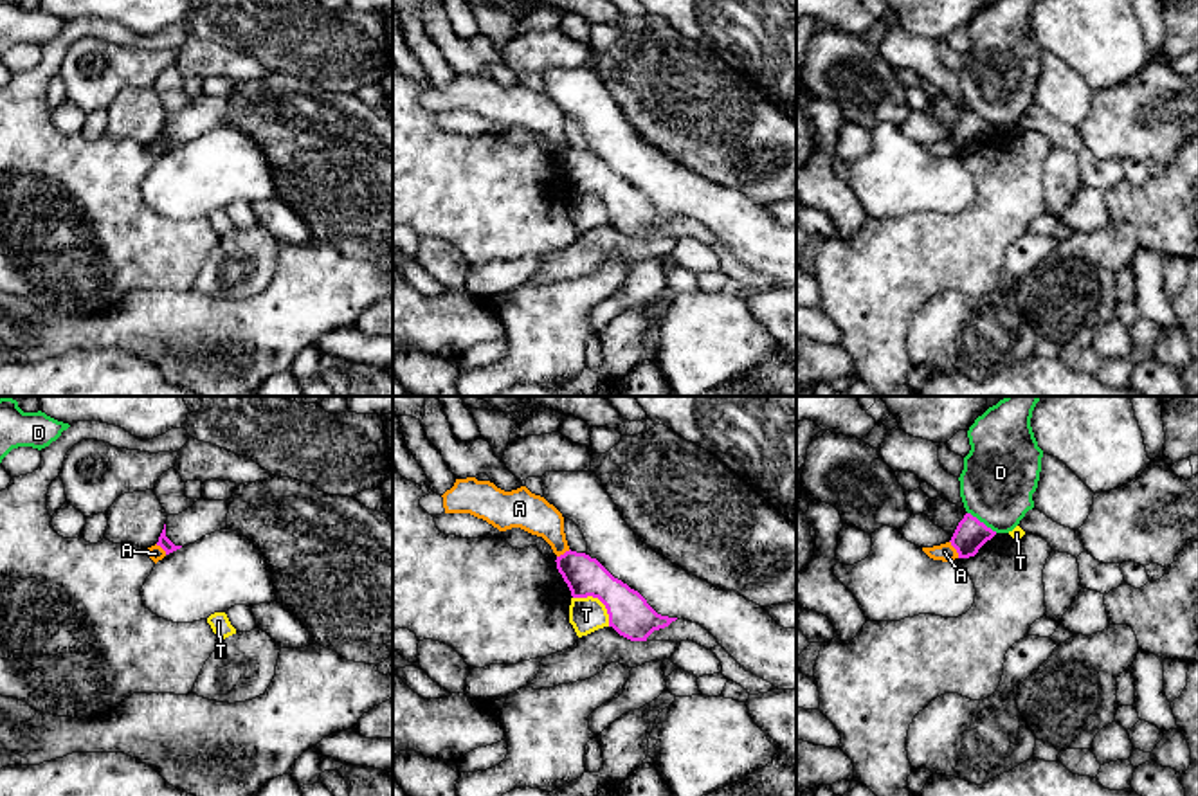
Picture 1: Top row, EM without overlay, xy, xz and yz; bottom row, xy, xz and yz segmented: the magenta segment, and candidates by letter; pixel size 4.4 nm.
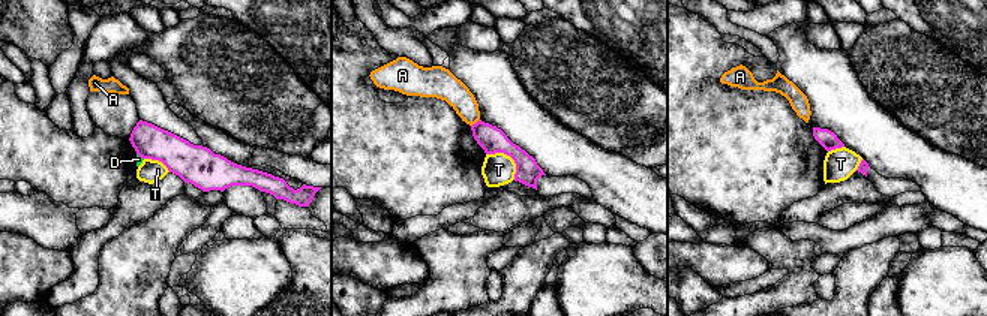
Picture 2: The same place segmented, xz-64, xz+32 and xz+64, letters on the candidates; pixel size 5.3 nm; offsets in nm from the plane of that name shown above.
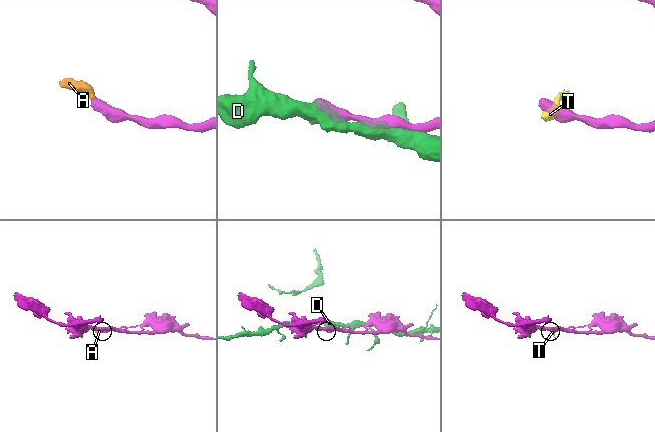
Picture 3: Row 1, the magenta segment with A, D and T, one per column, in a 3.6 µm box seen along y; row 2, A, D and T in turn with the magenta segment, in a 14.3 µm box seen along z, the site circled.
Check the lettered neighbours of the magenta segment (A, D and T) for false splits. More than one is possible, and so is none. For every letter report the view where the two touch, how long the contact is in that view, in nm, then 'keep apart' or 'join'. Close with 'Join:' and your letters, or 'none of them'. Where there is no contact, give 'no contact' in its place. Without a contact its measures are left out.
A: contact in yz; length 90 nm; keep apart
D: contact in yz; length 160 nm; keep apart
T: contact in xz; length 220 nm; keep apart
Join: none of them

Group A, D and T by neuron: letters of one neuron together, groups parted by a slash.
A T / D

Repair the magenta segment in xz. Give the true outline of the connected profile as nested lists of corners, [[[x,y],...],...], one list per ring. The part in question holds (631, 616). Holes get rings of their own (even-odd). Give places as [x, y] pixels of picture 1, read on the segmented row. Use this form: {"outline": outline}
{"outline": [[[566,551],[557,556],[557,569],[567,583],[573,598],[598,598],[609,614],[609,627],[613,627],[620,636],[631,641],[647,641],[647,638],[659,629],[668,627],[677,618],[668,618],[658,614],[647,600],[634,589],[631,589],[622,580],[614,578],[596,558],[585,553]]]}

